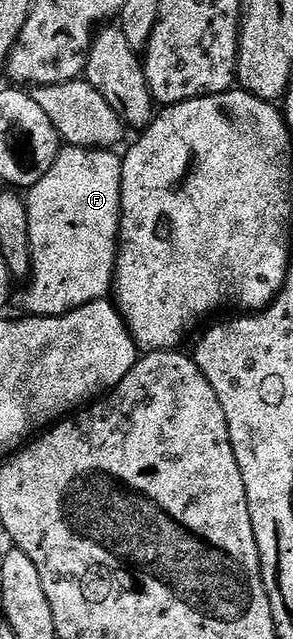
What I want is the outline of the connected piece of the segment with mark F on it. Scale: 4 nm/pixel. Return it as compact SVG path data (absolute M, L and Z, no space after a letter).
M64 146L38 183L26 192L31 285L23 295L23 305L30 316L61 317L91 302L102 301L112 292L121 227L122 183L122 156L115 152L106 148L87 150Z

